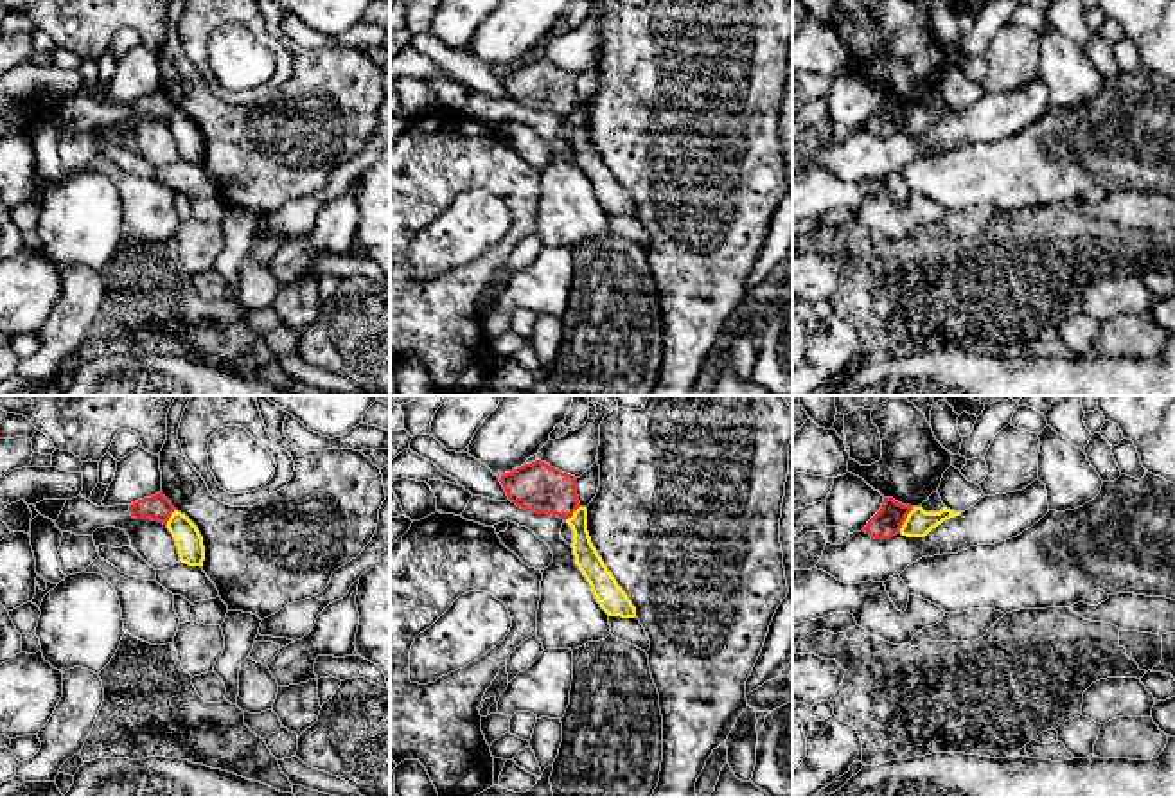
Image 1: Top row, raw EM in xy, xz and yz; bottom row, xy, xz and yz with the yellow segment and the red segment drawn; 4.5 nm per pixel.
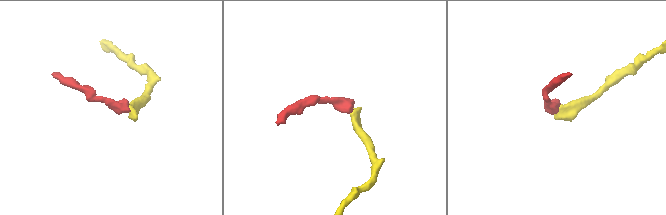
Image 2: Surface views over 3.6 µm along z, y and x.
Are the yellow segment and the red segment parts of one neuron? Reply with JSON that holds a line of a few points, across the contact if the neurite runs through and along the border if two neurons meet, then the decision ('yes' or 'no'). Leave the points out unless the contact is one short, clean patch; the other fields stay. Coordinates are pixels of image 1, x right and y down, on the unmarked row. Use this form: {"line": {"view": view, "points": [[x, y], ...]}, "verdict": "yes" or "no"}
{"line": {"view": "yz", "points": [[913, 105], [899, 130]]}, "verdict": "no"}

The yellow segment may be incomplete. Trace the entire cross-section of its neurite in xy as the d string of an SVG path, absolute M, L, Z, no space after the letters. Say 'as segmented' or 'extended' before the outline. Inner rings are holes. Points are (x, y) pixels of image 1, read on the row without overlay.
as segmented; M174 108L167 126L176 138L180 158L189 164L203 164L205 144L198 124L185 111Z

